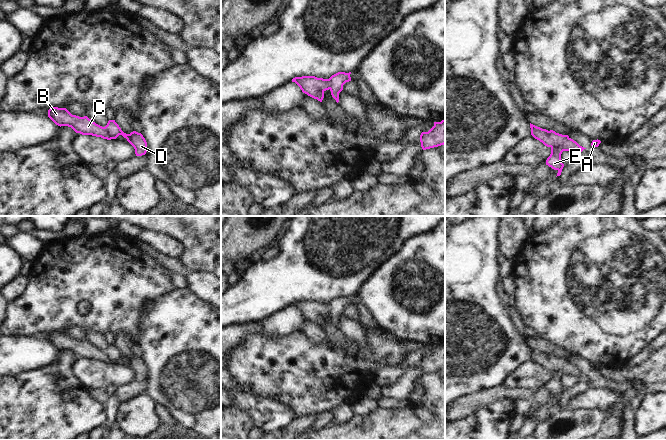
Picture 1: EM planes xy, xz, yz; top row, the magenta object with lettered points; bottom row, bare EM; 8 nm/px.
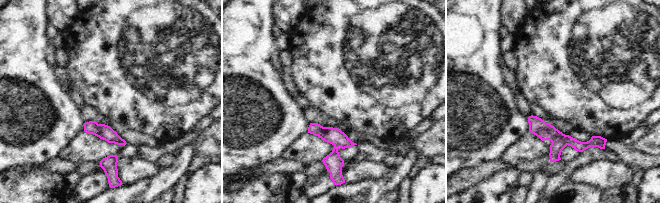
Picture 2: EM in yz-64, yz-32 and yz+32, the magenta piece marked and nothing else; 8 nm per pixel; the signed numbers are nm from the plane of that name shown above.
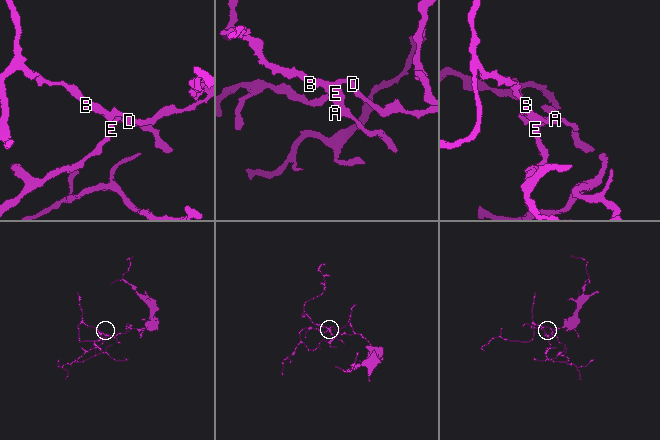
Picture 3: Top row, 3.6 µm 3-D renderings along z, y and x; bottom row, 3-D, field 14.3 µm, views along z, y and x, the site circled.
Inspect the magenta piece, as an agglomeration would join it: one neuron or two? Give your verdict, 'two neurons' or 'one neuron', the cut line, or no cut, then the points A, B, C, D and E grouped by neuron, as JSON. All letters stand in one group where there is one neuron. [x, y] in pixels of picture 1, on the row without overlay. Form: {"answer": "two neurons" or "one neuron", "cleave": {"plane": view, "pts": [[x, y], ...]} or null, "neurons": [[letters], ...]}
{"answer": "two neurons", "cleave": {"plane": "yz", "pts": [[551, 370], [559, 370], [563, 374]]}, "neurons": [["A", "B", "C"], ["D", "E"]]}

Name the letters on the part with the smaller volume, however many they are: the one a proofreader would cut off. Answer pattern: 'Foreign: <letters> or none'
Foreign: A, B, C

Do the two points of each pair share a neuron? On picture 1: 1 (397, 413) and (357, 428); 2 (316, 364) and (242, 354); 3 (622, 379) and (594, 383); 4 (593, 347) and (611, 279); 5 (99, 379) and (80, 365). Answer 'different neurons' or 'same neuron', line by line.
1: same neuron
2: same neuron
3: different neurons
4: same neuron
5: same neuron

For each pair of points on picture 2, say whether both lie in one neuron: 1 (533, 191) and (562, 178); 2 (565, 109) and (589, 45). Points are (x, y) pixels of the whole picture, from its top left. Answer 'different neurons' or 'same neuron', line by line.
1: different neurons
2: same neuron

